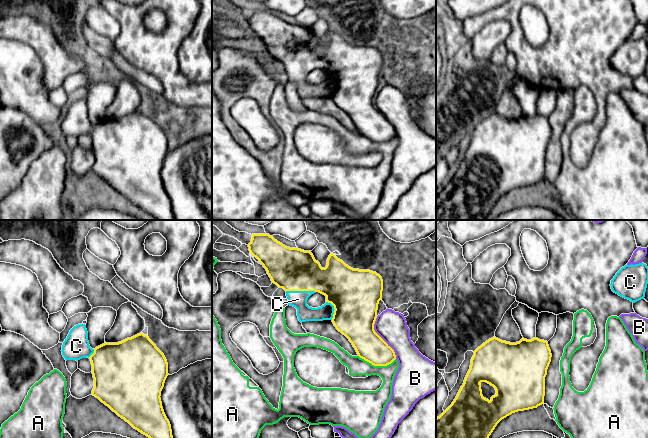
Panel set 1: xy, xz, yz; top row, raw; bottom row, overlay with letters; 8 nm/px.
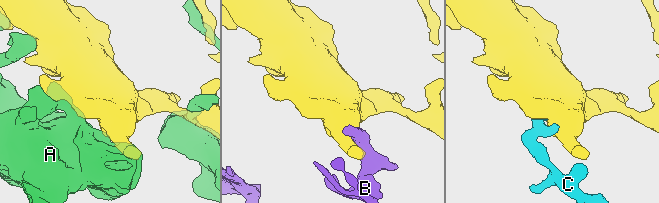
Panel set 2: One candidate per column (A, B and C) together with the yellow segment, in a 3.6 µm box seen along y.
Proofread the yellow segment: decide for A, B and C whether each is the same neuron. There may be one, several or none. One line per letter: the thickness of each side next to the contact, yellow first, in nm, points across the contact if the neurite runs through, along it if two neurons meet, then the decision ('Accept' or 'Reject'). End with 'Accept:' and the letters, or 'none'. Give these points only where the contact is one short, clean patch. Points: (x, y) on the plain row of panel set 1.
A: Thickness 220 nm (yellow) against 140 nm. Reject
B: Thickness 320 nm (yellow) against 240 nm. Reject
C: Thickness 340 nm (yellow) against 140 nm. Accept
Accept: C

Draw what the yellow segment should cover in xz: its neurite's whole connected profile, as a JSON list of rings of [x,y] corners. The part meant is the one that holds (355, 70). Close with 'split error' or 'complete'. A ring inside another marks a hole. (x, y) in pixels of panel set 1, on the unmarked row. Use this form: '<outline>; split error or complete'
[[[252,10],[248,23],[266,45],[272,59],[286,67],[288,81],[297,85],[301,99],[331,96],[336,105],[349,115],[358,132],[374,142],[387,142],[396,135],[394,126],[374,106],[383,67],[379,50],[353,45],[333,29],[329,31],[326,43],[322,44],[311,27],[287,23],[269,10]],[[316,68],[326,72],[326,79],[318,84],[309,83],[307,76]]]; split error

